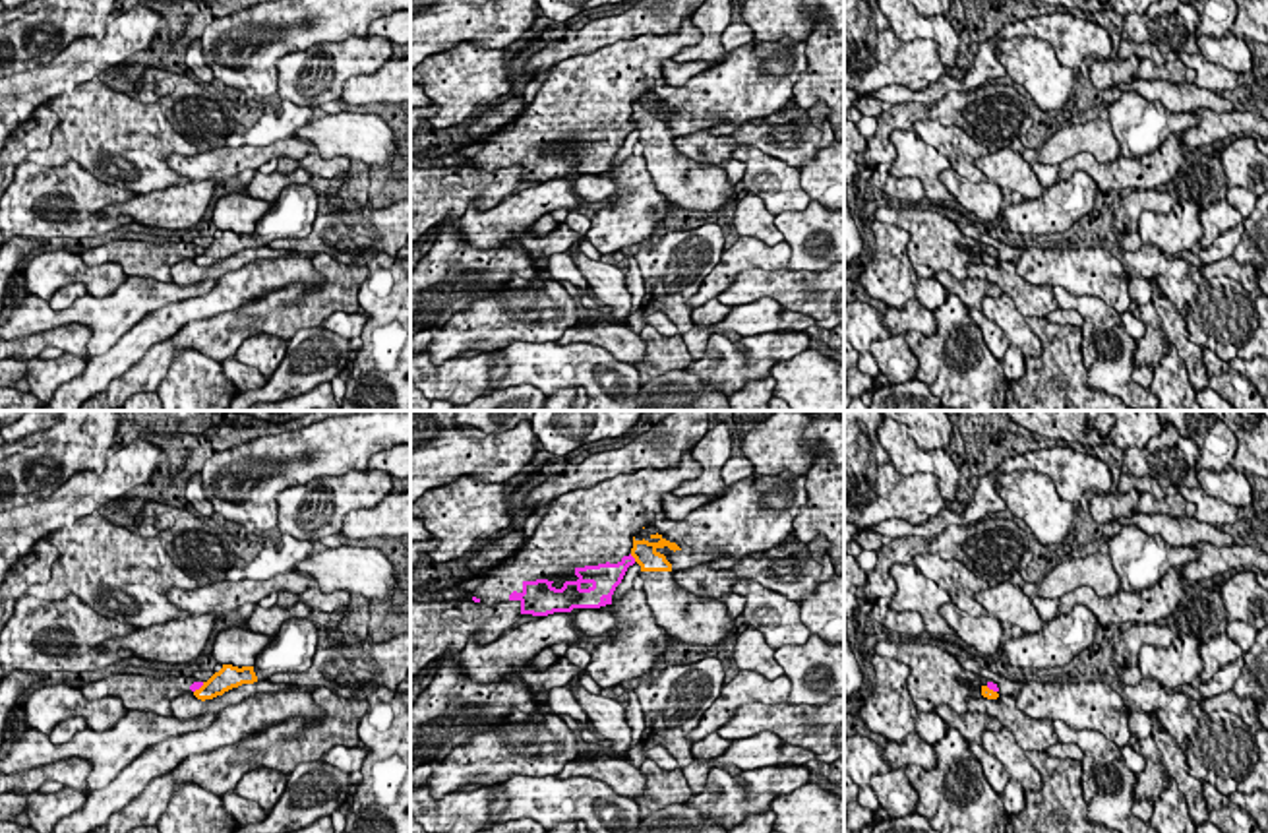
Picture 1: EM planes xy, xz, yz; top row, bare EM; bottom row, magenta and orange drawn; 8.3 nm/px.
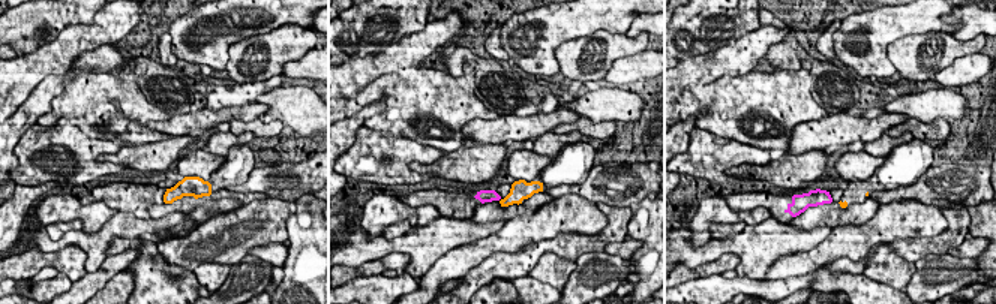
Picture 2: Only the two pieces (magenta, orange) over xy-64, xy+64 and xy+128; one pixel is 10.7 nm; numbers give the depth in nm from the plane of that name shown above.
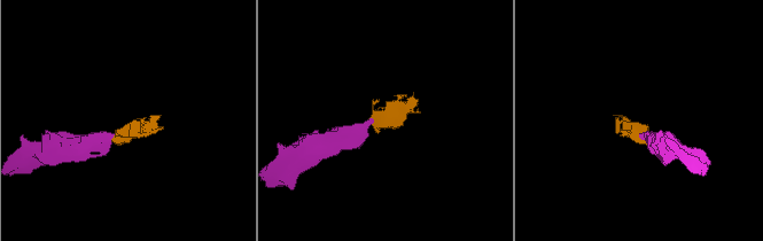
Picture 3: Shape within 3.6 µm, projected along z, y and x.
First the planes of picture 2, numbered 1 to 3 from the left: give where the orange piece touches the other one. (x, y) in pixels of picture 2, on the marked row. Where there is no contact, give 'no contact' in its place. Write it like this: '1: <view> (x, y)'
1: no contact
2: no contact
3: no contact

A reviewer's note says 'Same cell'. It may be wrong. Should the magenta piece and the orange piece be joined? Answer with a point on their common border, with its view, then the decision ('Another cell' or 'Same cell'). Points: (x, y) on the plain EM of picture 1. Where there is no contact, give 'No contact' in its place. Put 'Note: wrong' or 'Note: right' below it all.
Touches magenta at xz (634, 124). Another cell
Note: wrong

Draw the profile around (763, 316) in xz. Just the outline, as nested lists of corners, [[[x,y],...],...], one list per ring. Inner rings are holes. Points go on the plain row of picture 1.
[[[763,296],[751,304],[732,306],[730,314],[714,324],[714,327],[732,329],[740,337],[755,337],[780,329],[805,331],[811,325],[815,325],[813,318],[790,312],[770,296]]]

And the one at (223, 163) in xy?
[[[288,138],[271,145],[219,147],[197,155],[168,155],[166,165],[188,182],[228,180],[244,170],[259,170],[271,159],[304,159],[312,153],[310,141]]]

